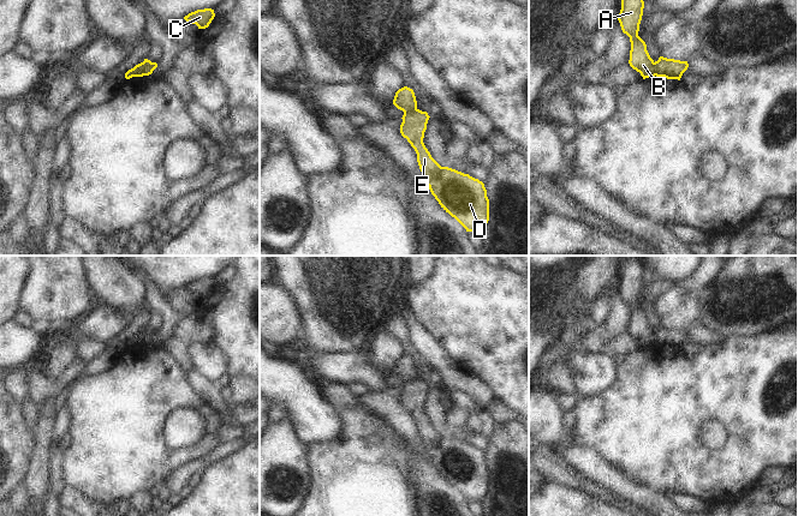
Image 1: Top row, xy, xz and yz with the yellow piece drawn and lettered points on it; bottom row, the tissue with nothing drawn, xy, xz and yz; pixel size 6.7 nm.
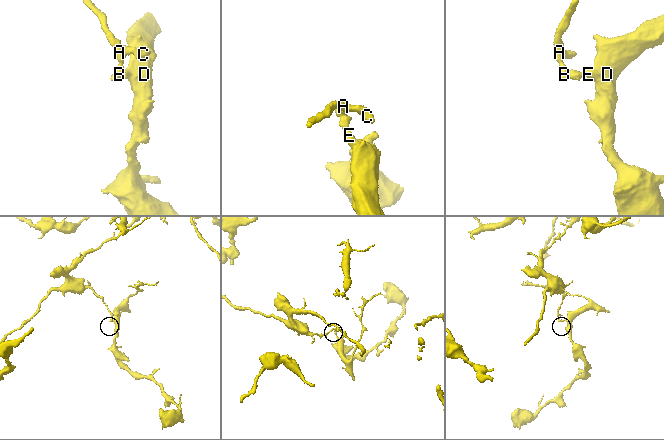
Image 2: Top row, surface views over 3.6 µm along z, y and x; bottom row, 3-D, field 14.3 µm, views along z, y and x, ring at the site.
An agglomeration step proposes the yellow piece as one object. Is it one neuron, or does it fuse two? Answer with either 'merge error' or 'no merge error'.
merge error

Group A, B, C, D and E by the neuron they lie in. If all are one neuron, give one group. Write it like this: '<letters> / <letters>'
A B C / D E

